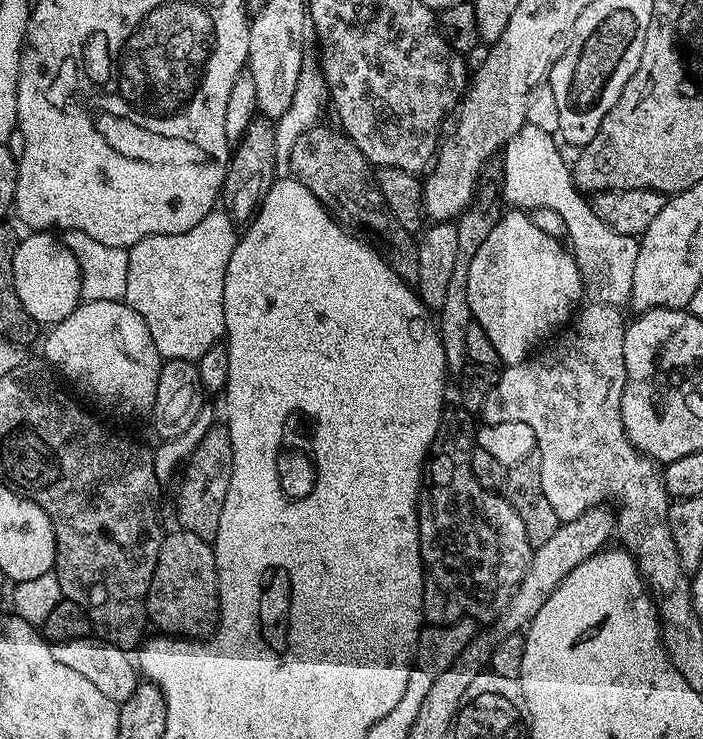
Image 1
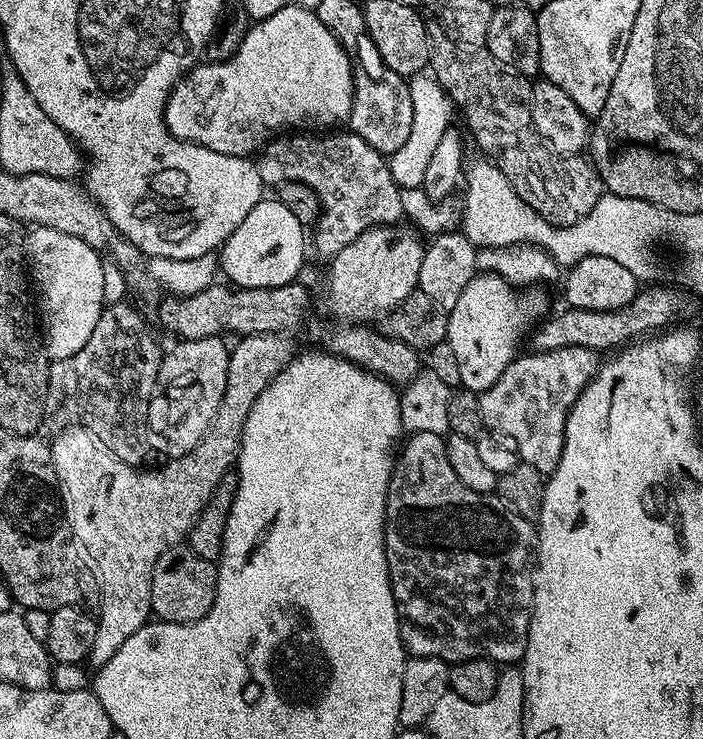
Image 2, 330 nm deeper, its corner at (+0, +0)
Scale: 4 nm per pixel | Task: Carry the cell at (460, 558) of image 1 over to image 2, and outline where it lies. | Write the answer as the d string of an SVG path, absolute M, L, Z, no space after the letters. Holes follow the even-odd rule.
M413 432L403 441L398 452L395 468L388 483L386 510L384 511L384 549L386 566L390 574L390 586L394 594L396 609L400 615L400 637L404 651L409 657L425 656L455 662L458 660L491 660L500 666L512 666L523 661L528 645L528 627L532 617L532 590L534 587L534 553L538 548L538 532L533 521L522 518L508 507L499 495L475 492L470 486L458 482L458 474L450 467L446 458L445 437L426 432Z

